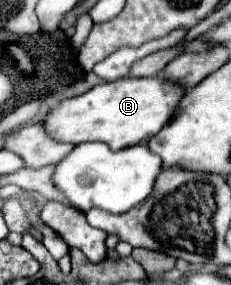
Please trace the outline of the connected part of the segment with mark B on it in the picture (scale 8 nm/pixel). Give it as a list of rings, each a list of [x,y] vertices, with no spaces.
[[[122,78],[96,84],[80,96],[58,102],[40,124],[56,142],[82,144],[96,140],[108,144],[110,150],[122,150],[134,144],[146,144],[172,118],[182,96],[180,86],[172,86],[160,78]]]

